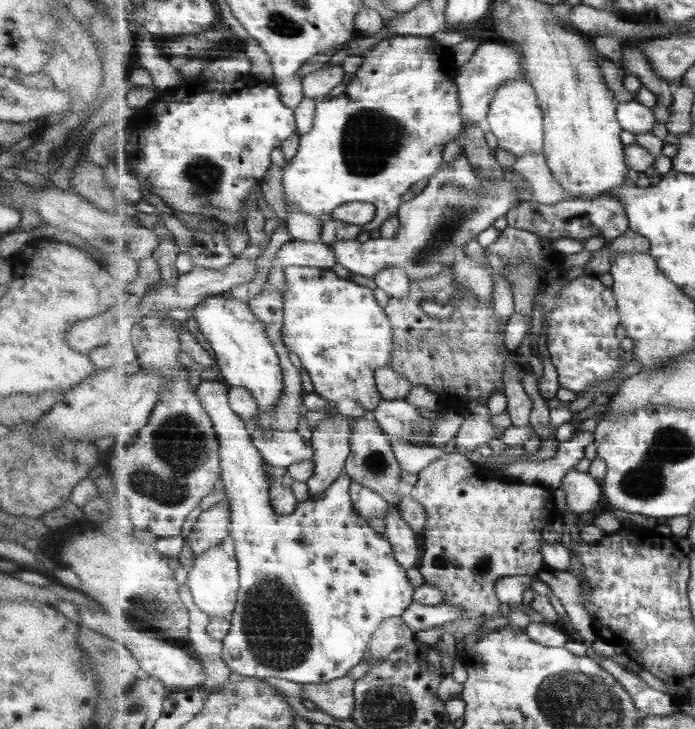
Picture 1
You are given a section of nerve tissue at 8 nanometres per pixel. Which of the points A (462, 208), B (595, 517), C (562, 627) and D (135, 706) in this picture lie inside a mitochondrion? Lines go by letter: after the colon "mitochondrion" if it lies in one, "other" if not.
A: mitochondrion
B: other
C: other
D: mitochondrion

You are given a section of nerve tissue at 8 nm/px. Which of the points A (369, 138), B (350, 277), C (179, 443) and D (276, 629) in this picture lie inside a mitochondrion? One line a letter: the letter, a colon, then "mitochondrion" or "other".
A: mitochondrion
B: other
C: mitochondrion
D: mitochondrion

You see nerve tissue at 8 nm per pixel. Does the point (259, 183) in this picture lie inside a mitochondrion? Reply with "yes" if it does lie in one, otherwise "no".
no

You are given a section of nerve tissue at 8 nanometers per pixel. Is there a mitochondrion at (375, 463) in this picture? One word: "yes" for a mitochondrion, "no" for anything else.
yes

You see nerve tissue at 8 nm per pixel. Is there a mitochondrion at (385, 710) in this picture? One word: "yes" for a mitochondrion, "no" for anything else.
yes

